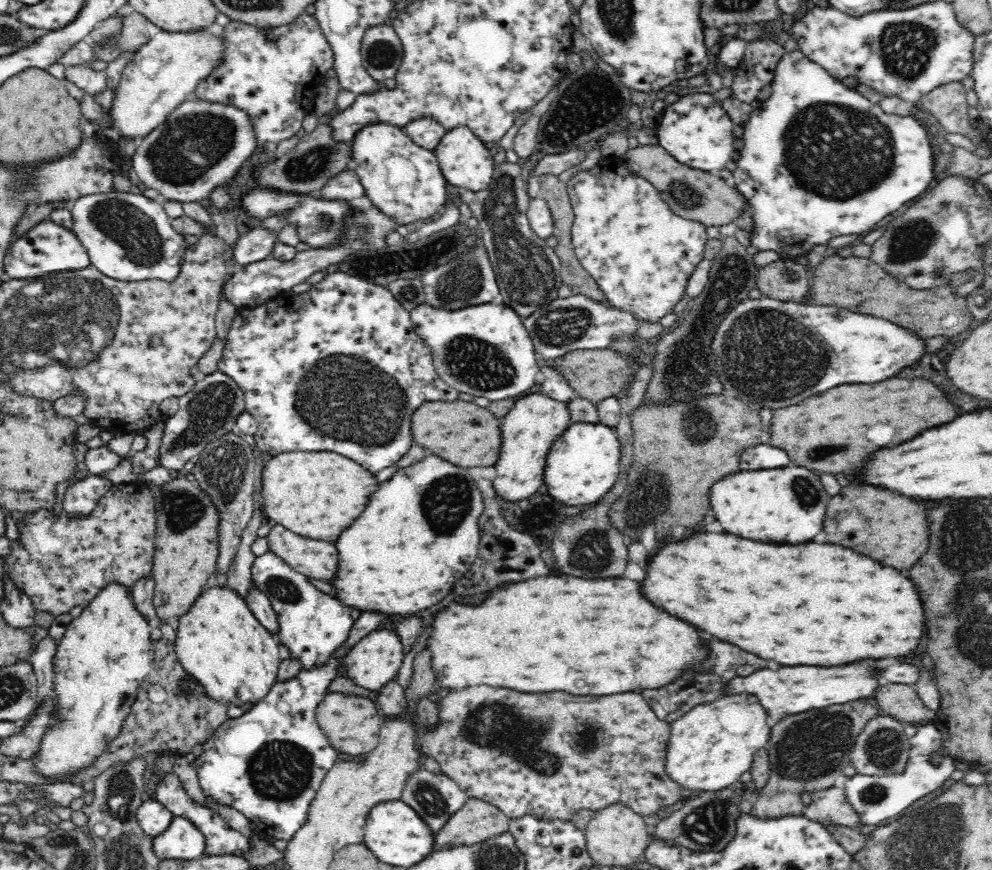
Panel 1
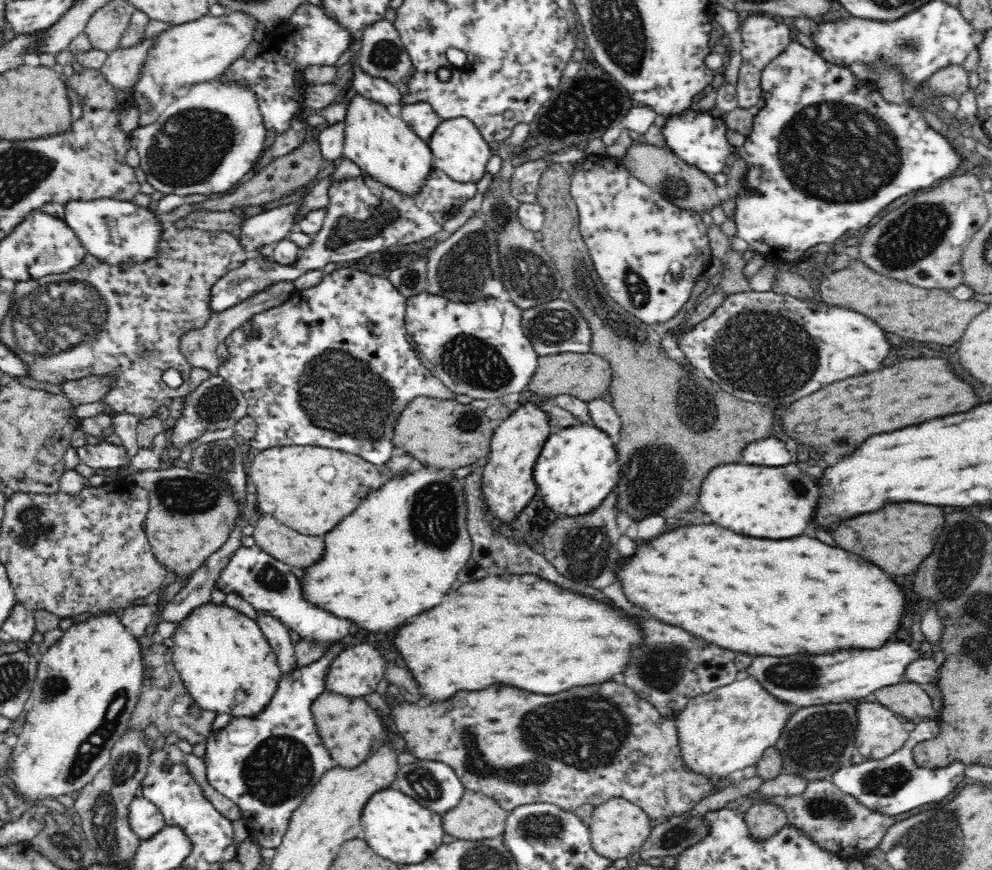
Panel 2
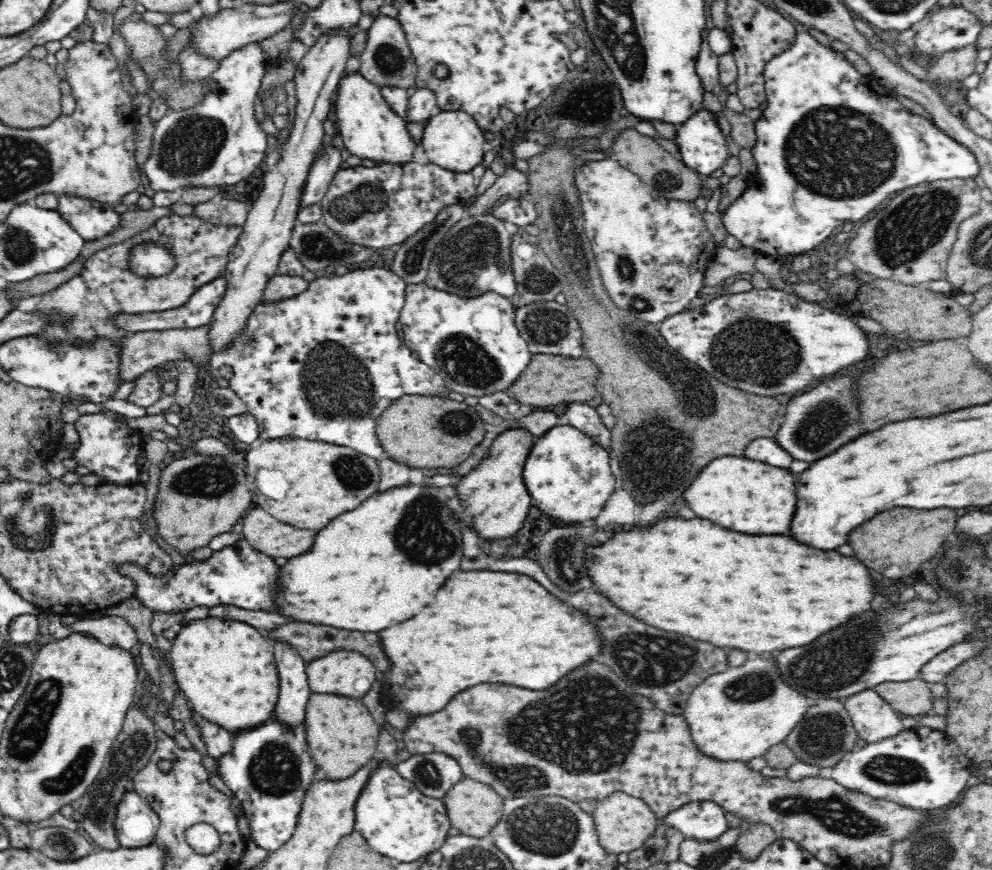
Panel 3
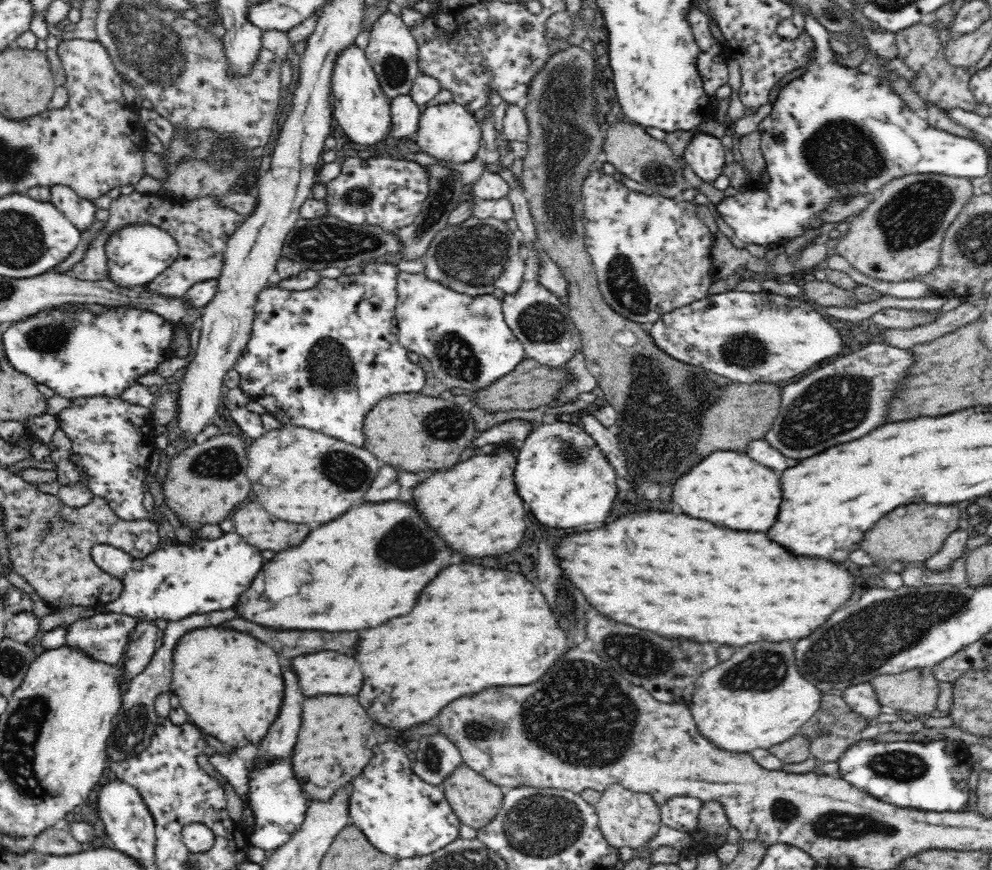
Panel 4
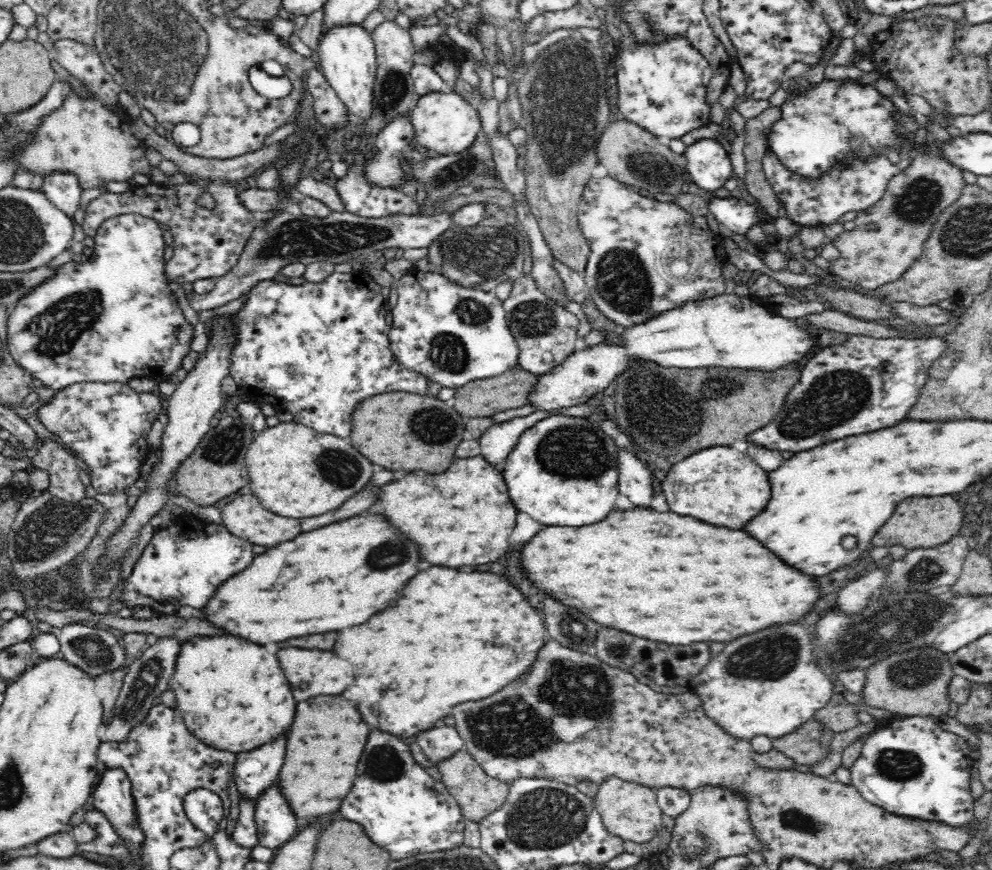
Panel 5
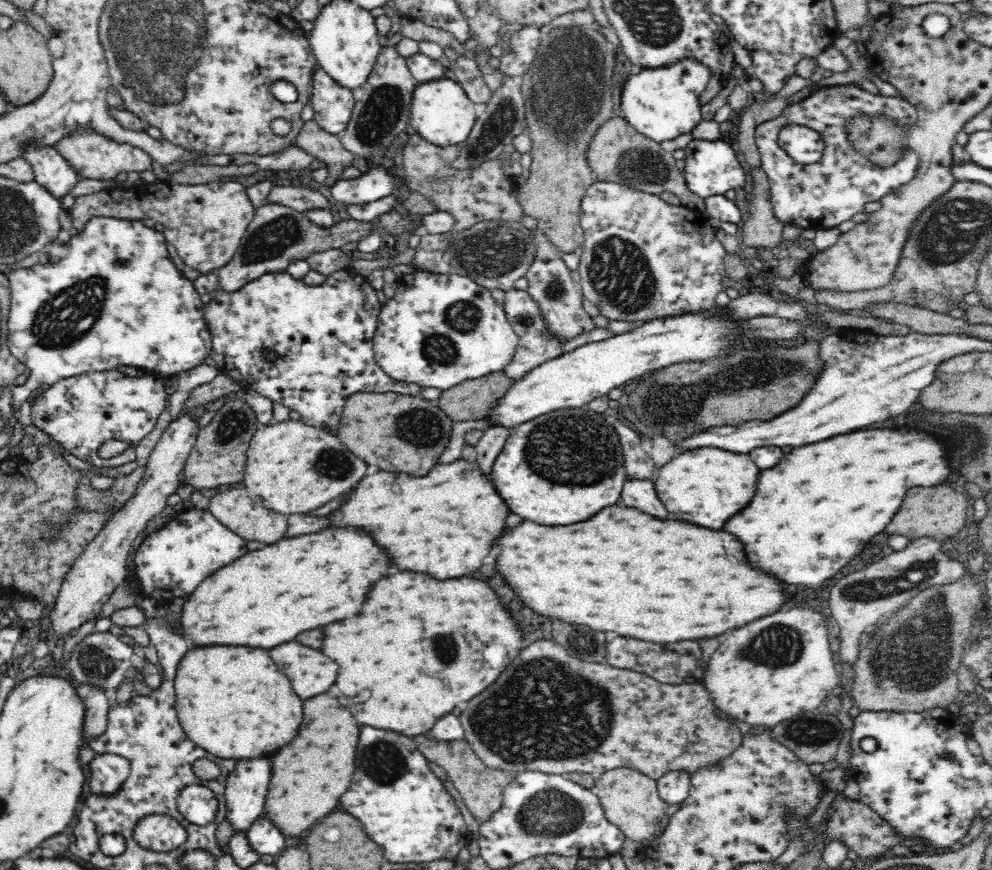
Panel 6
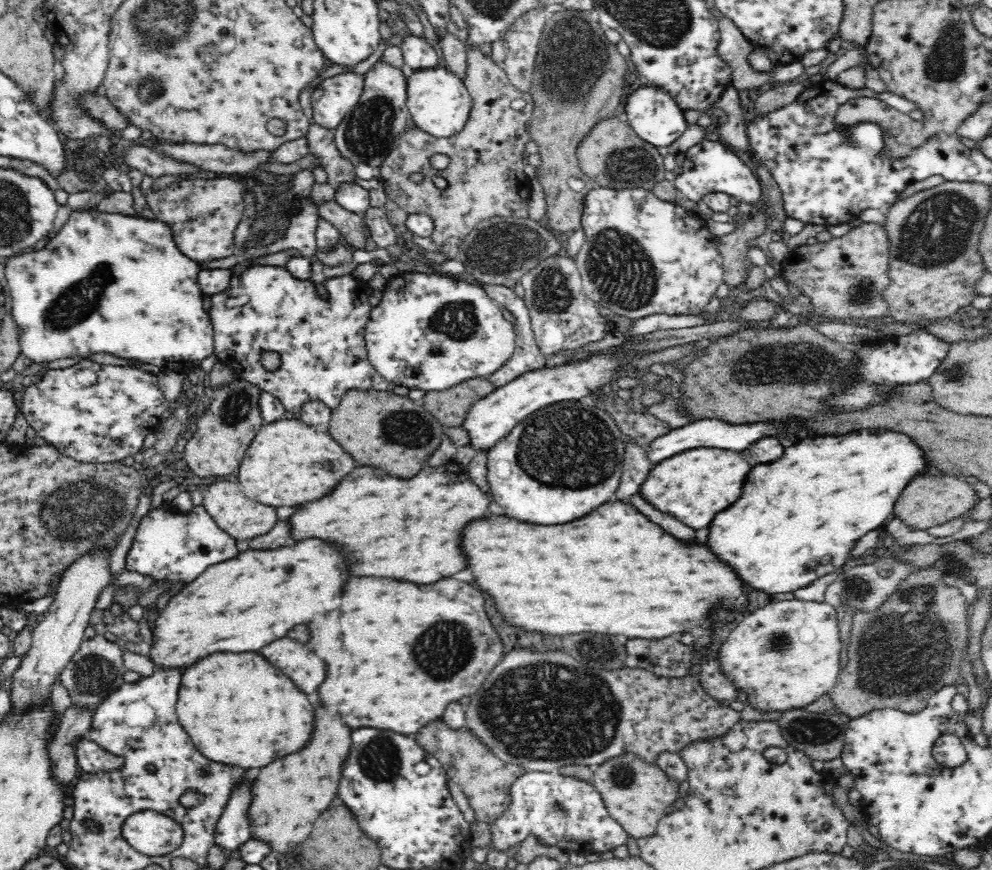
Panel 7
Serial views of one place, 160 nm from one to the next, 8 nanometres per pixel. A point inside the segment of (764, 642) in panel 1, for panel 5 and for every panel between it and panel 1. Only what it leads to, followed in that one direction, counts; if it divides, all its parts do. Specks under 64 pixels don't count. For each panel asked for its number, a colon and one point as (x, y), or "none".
2: (766, 597)
3: (756, 593)
4: (686, 579)
5: (671, 578)

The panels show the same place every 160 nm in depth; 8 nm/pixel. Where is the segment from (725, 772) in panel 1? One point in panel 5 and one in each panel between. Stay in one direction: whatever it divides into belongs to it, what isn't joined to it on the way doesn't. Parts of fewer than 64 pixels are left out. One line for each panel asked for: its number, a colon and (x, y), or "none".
2: (728, 729)
3: (738, 715)
4: (758, 699)
5: (769, 684)

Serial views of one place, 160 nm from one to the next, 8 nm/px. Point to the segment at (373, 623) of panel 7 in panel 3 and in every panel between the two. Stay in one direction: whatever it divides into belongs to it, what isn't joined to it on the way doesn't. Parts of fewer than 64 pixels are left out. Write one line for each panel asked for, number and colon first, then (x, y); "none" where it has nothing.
3: (485, 626)
4: (474, 627)
5: (454, 636)
6: (390, 678)

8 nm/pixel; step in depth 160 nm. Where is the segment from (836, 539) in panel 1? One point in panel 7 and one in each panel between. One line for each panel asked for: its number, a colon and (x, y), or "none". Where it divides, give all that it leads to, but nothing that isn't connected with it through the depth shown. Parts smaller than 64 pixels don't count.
2: (875, 537)
3: (905, 538)
4: (914, 533)
5: (919, 523)
6: (940, 513)
7: (929, 501)

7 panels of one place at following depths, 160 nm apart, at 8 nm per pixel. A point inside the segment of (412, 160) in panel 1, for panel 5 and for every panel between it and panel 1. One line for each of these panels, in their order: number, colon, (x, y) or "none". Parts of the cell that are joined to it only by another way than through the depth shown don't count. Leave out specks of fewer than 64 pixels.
2: (386, 148)
3: (369, 128)
4: (361, 108)
5: (346, 56)

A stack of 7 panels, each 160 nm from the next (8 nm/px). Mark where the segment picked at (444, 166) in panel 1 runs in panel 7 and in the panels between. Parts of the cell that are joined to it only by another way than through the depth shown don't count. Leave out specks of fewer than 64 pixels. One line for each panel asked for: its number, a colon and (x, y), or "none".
2: (459, 150)
3: (452, 140)
4: (448, 132)
5: (444, 123)
6: (441, 112)
7: (439, 103)

